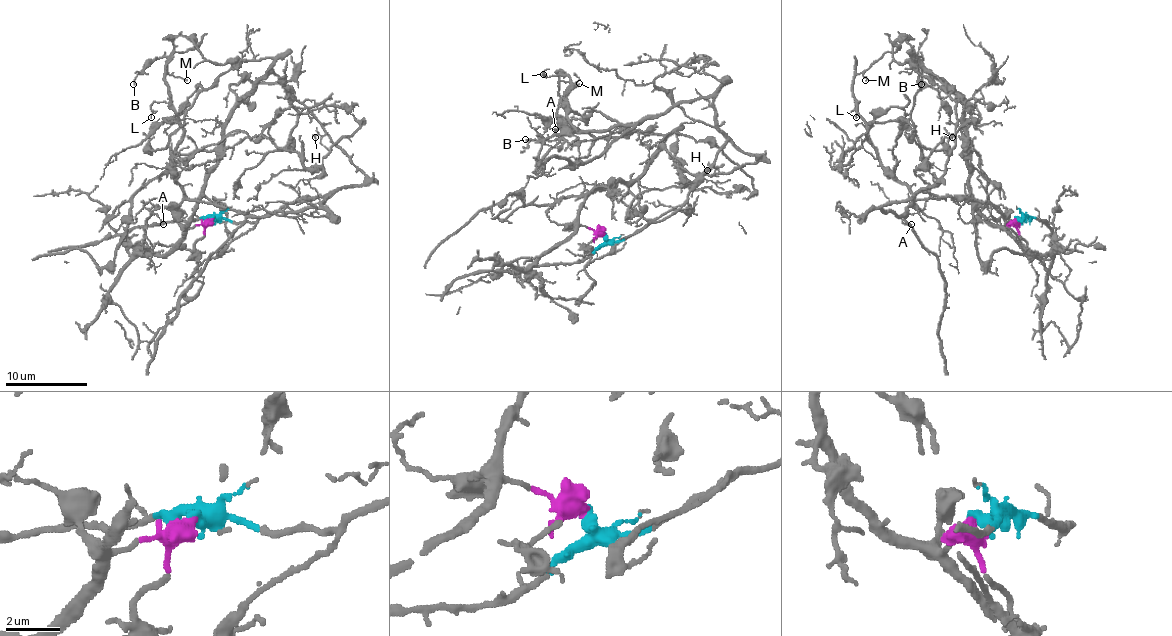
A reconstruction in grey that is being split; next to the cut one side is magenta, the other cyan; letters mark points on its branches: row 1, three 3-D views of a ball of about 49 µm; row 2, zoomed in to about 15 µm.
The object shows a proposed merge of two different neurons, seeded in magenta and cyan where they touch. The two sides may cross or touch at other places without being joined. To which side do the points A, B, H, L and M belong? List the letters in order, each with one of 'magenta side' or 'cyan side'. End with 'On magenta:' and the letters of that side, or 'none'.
A: cyan side
B: magenta side
H: cyan side
L: cyan side
M: cyan side
On magenta: B

